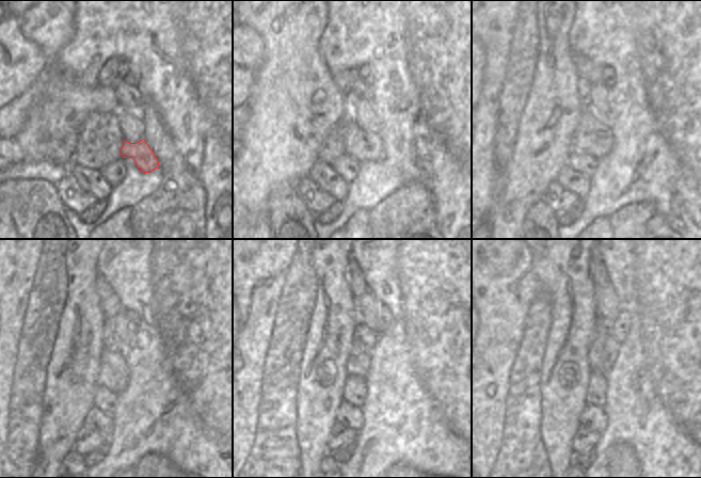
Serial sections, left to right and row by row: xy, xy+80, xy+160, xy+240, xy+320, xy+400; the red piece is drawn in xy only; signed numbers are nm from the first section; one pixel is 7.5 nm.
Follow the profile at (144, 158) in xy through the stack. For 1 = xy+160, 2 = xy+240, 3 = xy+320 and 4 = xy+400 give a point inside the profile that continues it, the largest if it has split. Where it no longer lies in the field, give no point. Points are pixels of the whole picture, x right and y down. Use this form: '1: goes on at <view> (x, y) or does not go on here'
1: goes on at xy+160 (593, 138)
2: goes on at xy+240 (113, 375)
3: goes on at xy+320 (362, 339)
4: goes on at xy+400 (596, 336)

